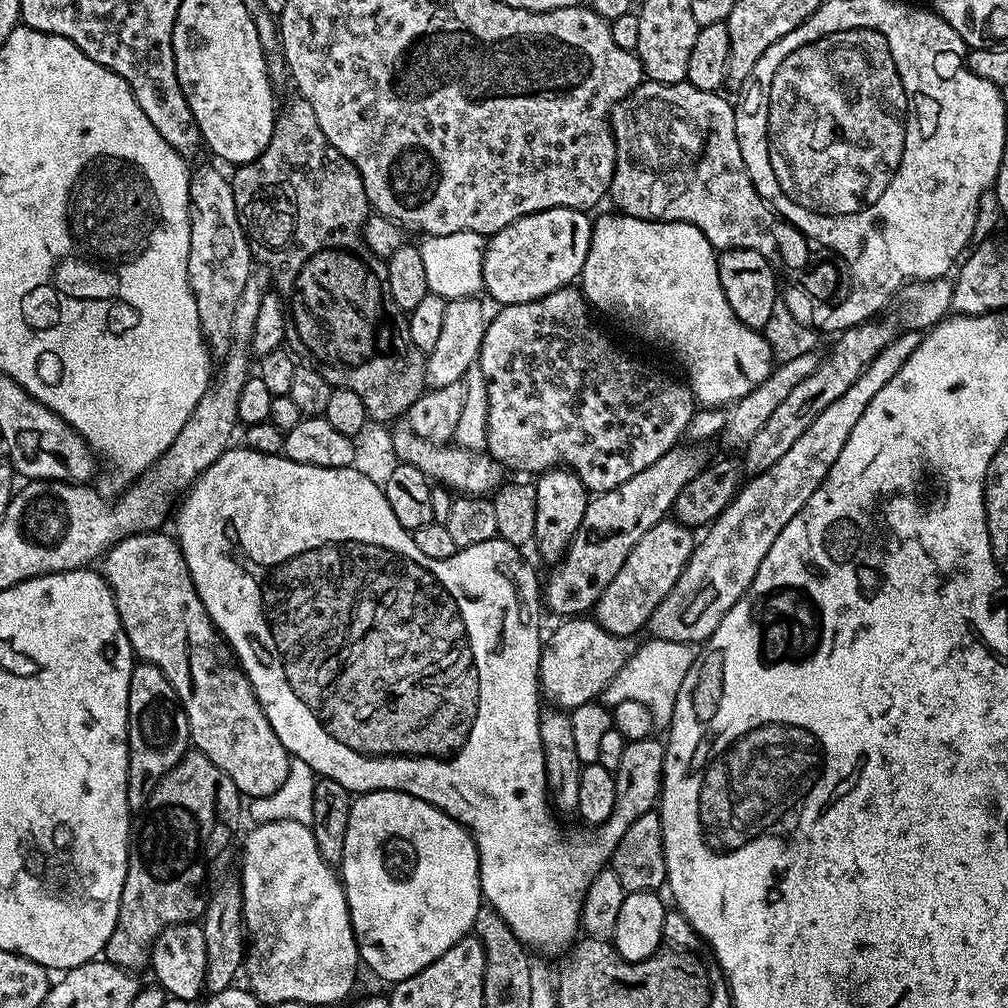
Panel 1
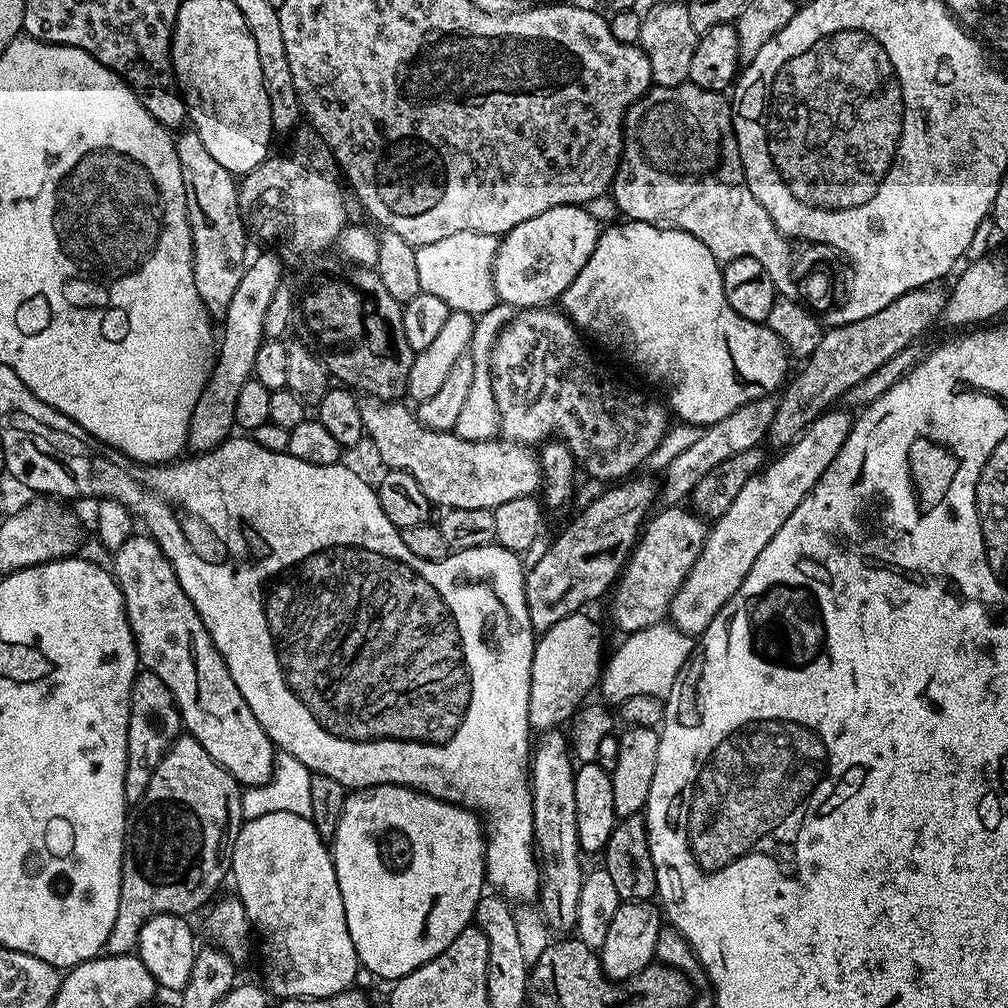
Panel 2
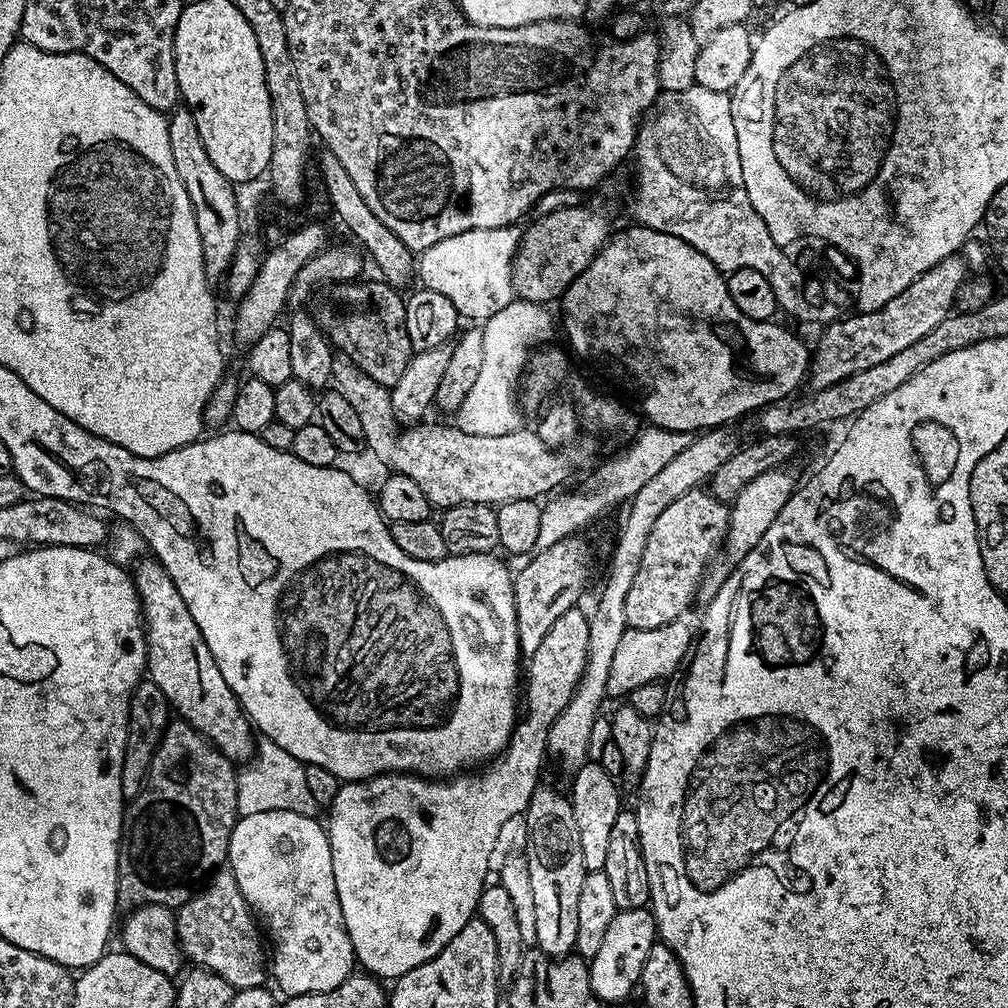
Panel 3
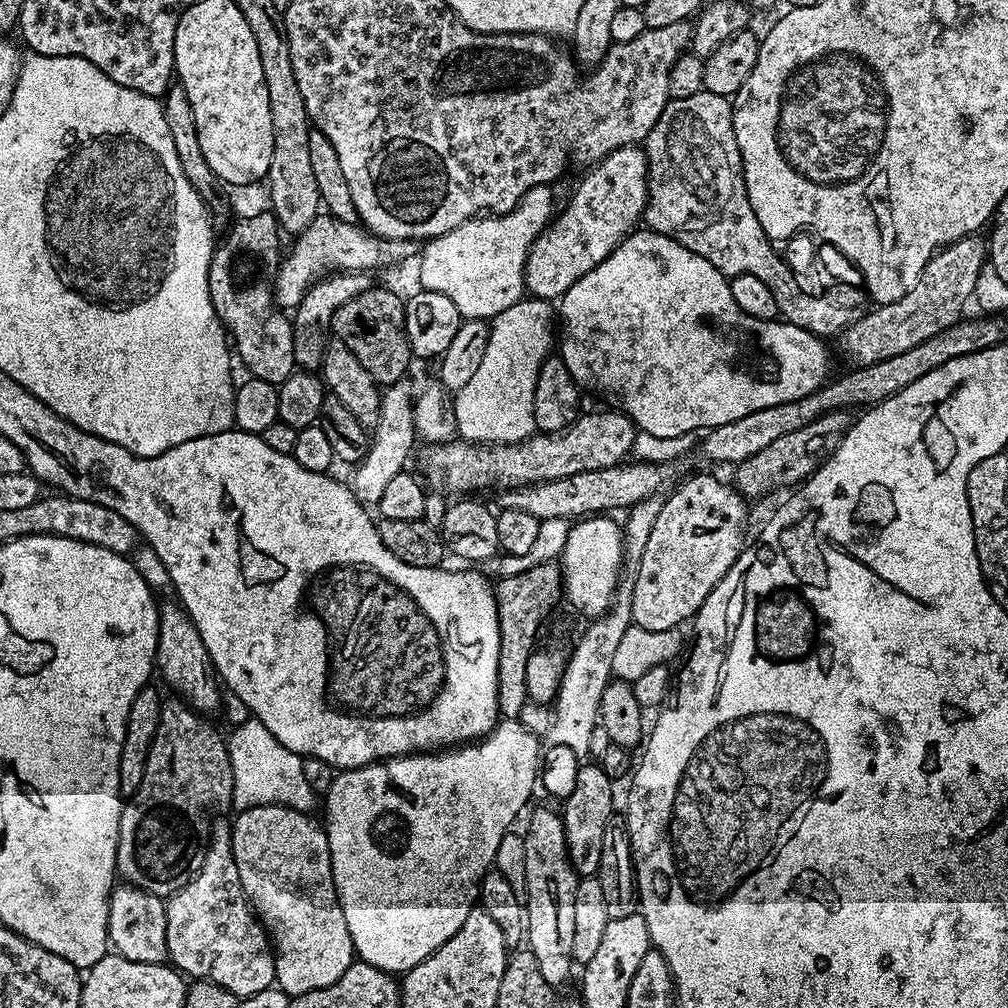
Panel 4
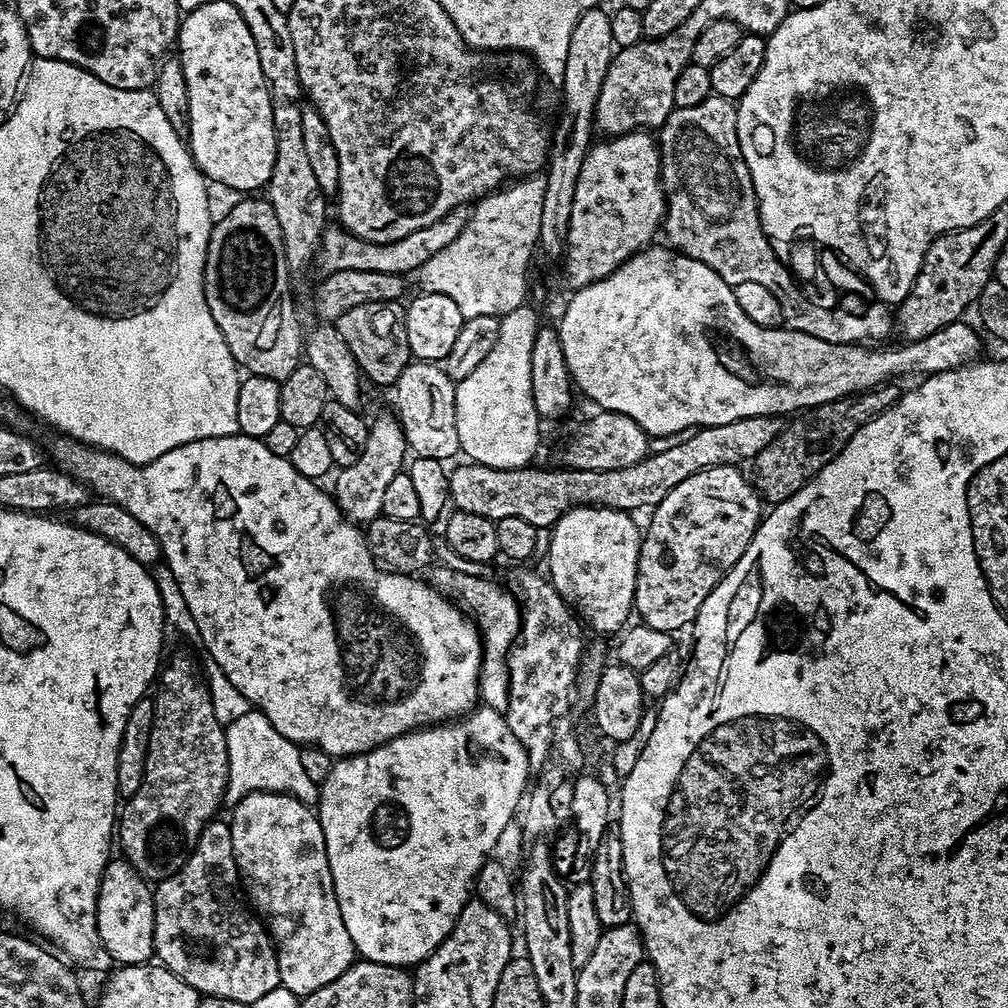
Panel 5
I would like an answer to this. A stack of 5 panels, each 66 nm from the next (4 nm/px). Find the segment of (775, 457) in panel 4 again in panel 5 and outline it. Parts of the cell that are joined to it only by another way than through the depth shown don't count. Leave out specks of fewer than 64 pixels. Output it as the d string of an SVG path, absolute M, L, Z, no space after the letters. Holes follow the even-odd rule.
M889 382L879 388L872 388L868 392L857 392L851 396L843 396L837 400L831 400L818 408L809 408L803 414L797 415L792 425L781 427L778 435L774 438L774 442L770 442L770 446L766 446L766 450L762 450L756 455L754 467L756 467L756 476L754 475L754 483L763 499L769 500L769 505L775 506L780 504L786 498L790 498L798 490L802 490L802 486L806 486L819 472L827 466L832 459L846 446L846 442L850 442L850 438L854 438L854 434L858 430L862 430L862 426L866 426L866 422L870 422L876 416L881 416L891 404L896 403L900 399L901 389L896 389L895 383Z

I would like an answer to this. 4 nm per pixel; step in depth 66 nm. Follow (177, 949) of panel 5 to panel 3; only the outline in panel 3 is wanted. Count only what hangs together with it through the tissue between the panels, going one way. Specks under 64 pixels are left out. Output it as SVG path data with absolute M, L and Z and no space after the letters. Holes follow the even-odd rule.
M220 870L201 887L196 895L191 896L176 912L176 929L180 939L180 951L185 957L192 959L193 965L208 968L214 974L226 978L233 990L242 988L259 988L265 983L266 948L260 945L262 932L254 919L253 913L244 901L244 895L238 890L236 879L231 870Z

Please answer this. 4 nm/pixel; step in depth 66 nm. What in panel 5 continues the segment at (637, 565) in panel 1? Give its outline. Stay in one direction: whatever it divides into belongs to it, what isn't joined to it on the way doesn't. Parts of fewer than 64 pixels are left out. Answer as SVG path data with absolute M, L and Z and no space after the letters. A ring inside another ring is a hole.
M723 464L690 474L686 482L678 482L678 486L674 486L674 490L651 509L652 521L642 532L636 575L634 612L639 623L673 634L679 633L679 628L687 629L714 586L733 568L738 558L742 558L746 546L750 546L762 519L762 497L755 483L749 477L747 480L740 471L735 464Z

